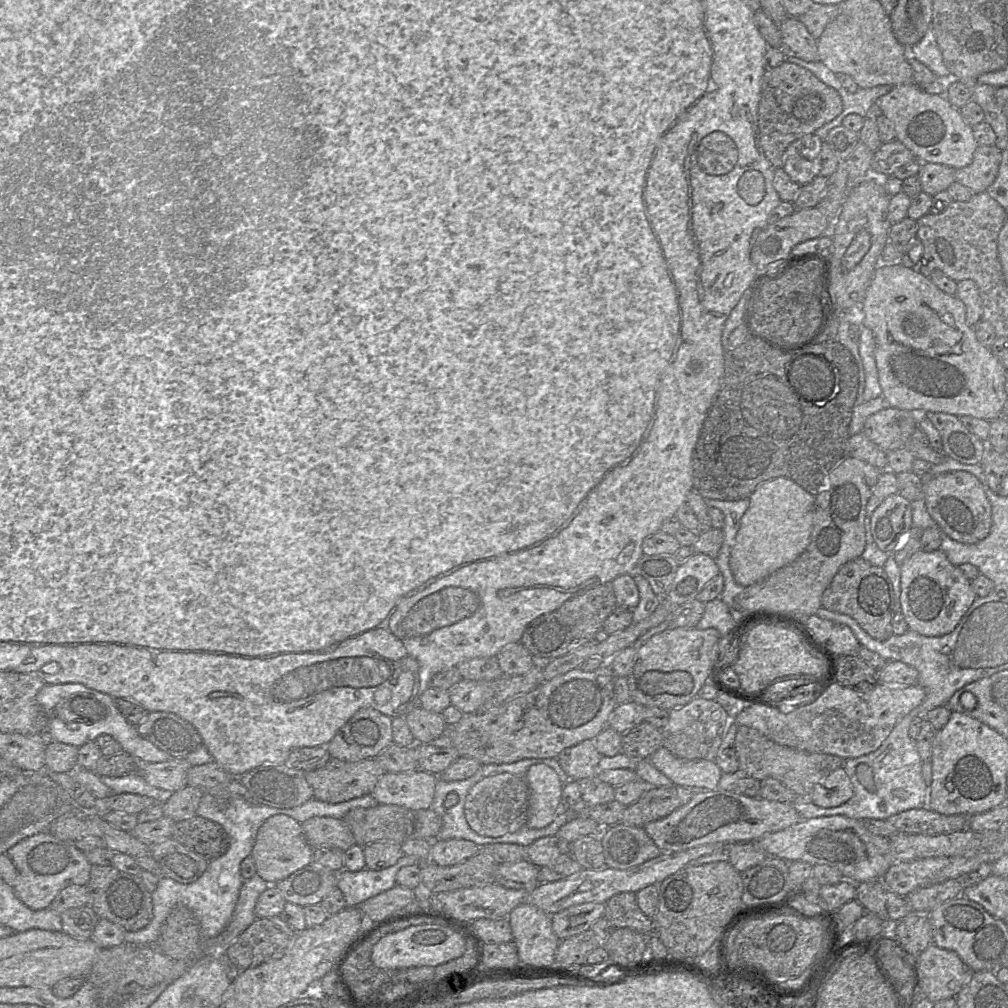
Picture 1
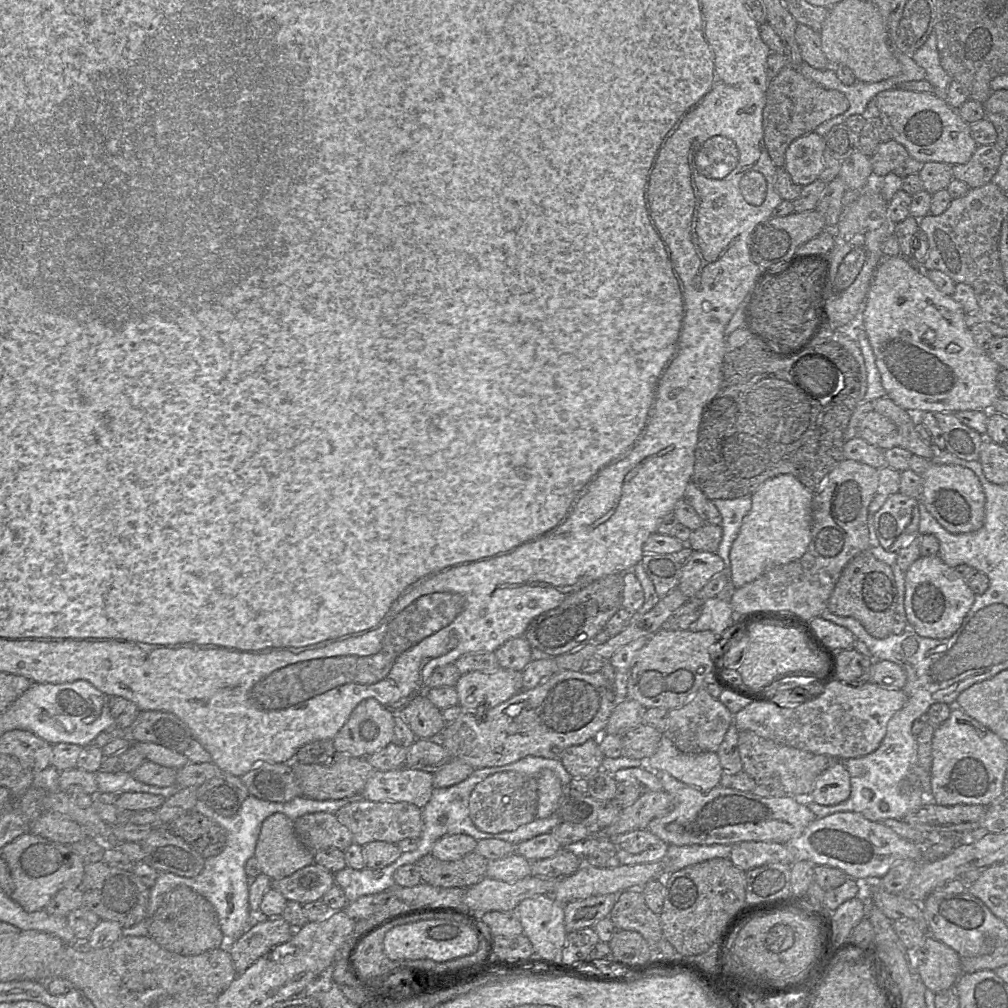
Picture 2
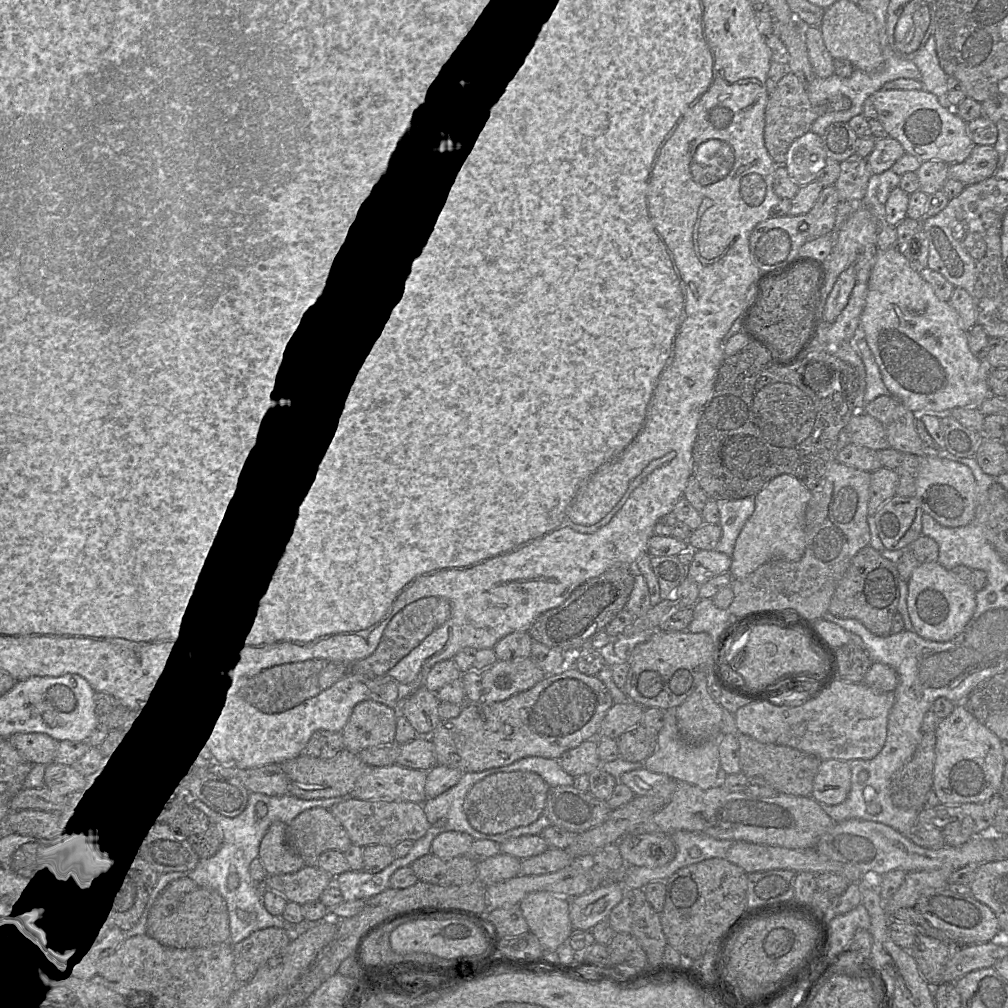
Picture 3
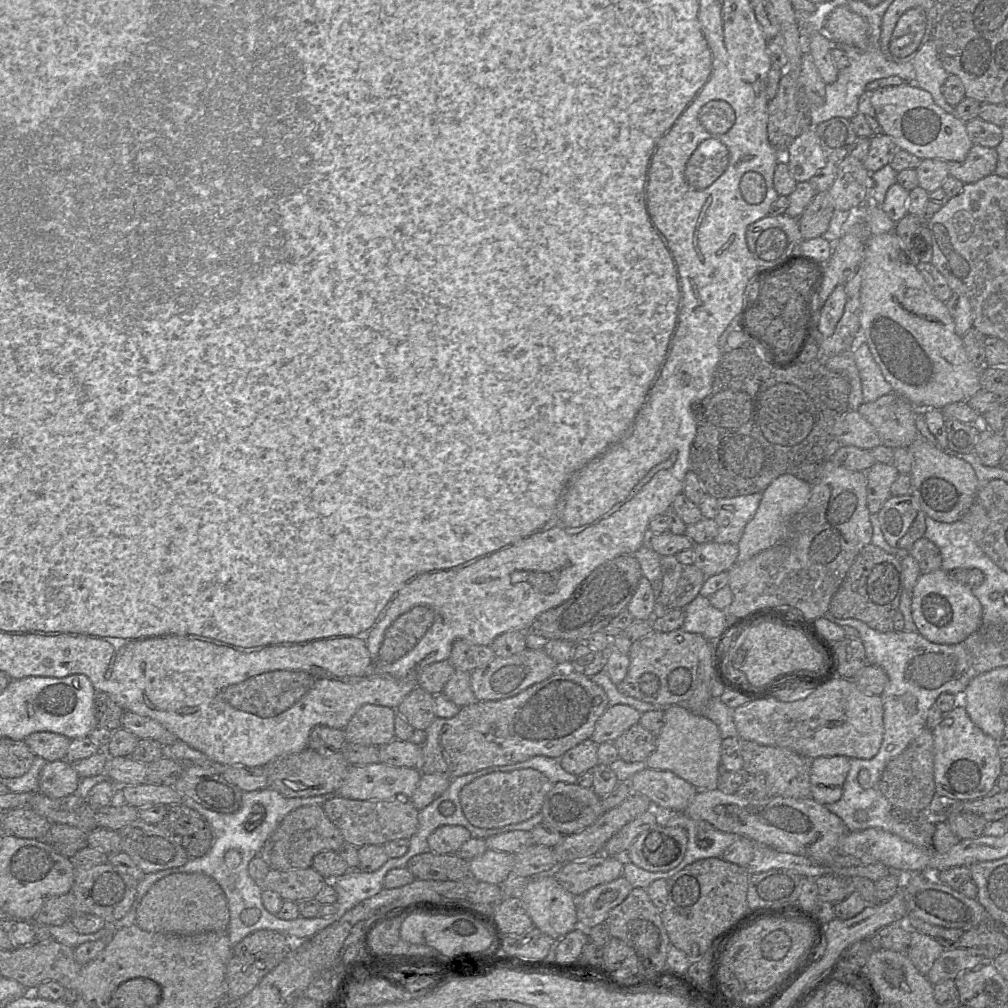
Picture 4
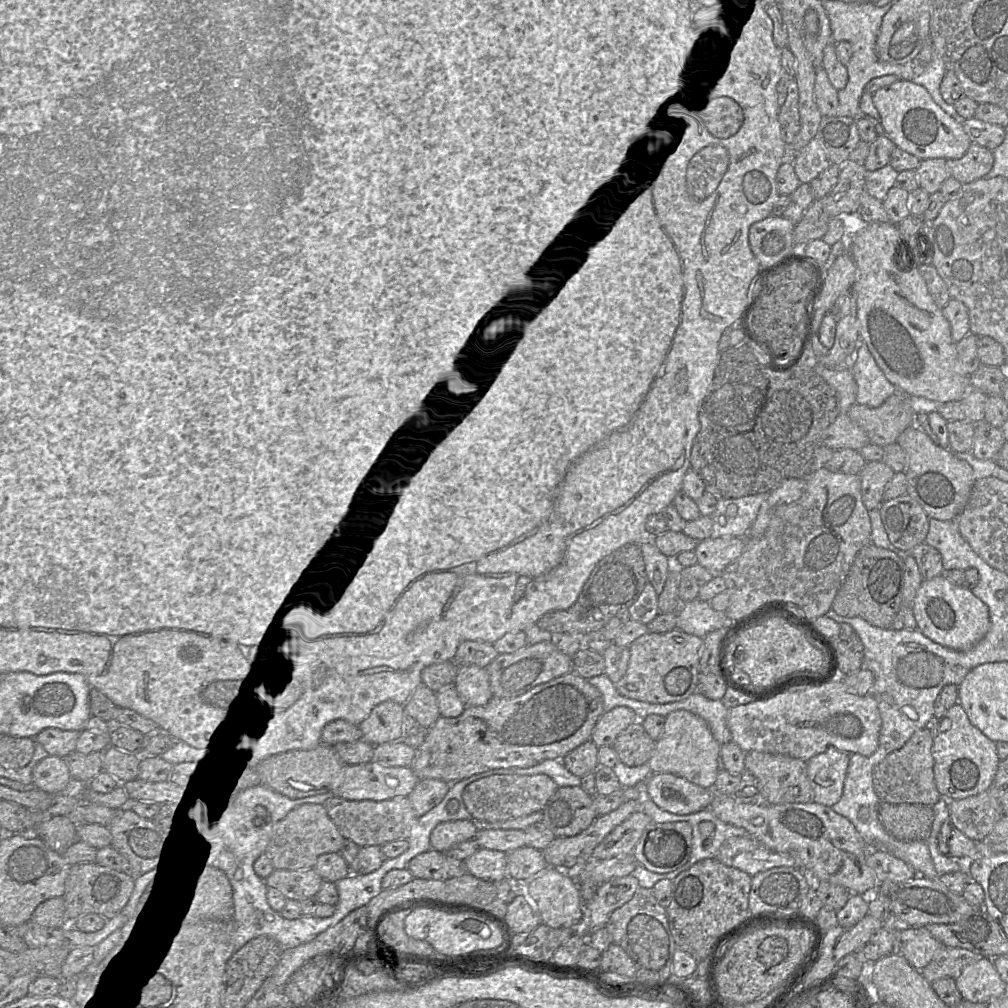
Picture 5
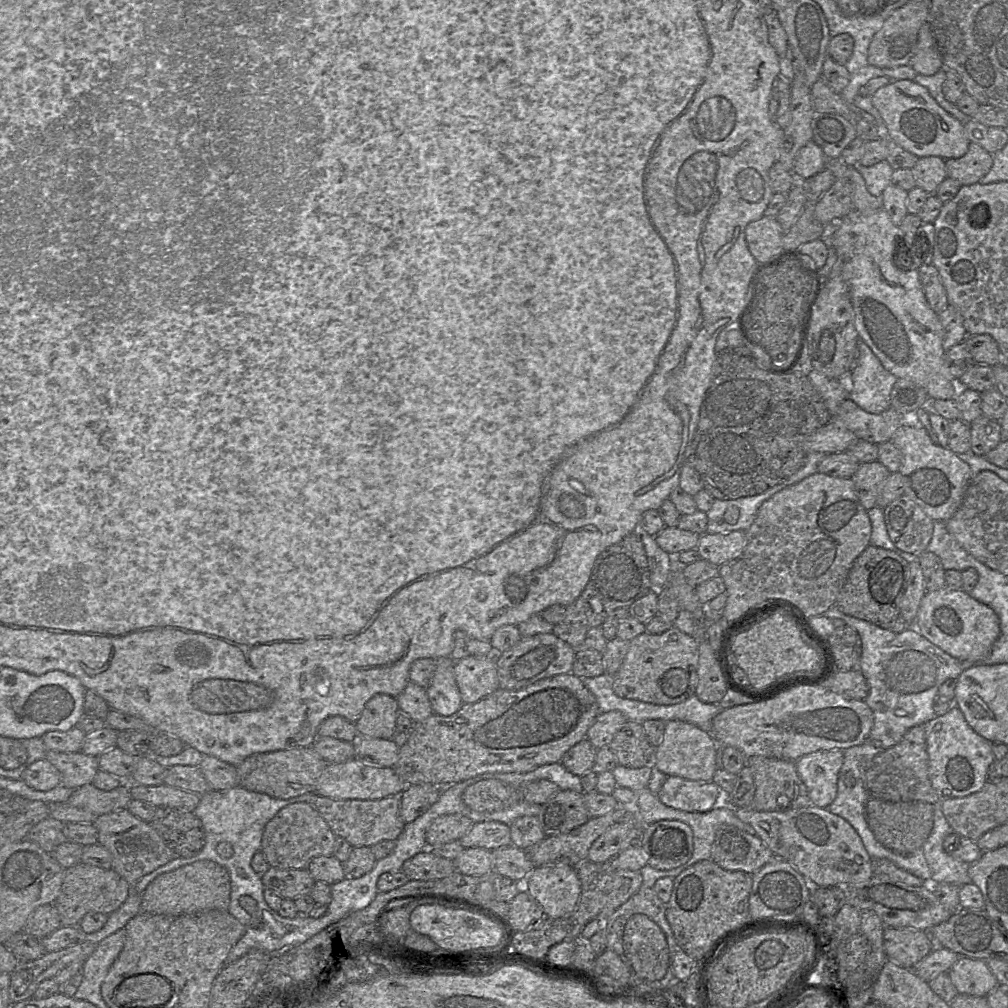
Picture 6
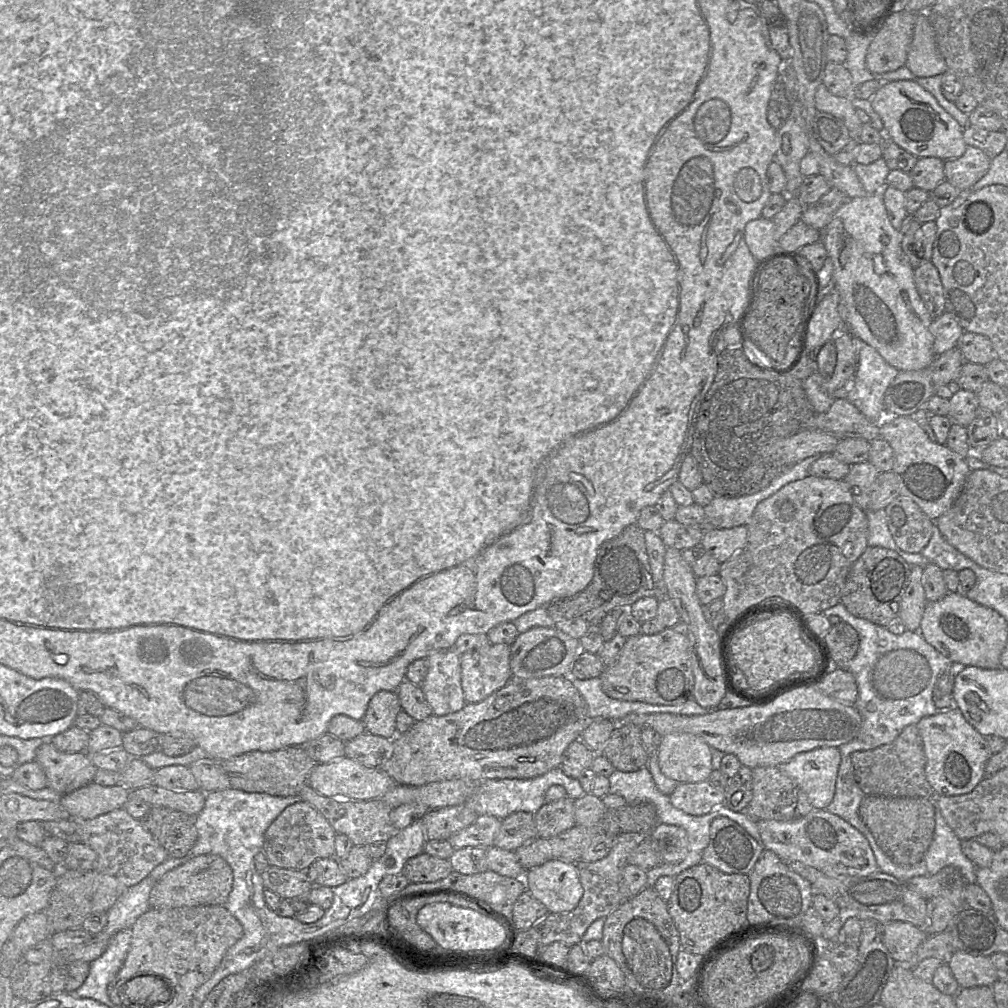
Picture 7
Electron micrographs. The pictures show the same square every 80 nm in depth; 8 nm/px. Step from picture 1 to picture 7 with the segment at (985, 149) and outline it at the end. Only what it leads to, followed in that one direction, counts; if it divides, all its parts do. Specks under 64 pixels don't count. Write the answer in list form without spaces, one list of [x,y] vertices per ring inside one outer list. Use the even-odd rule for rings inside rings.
[[[967,145],[962,156],[944,161],[945,180],[958,190],[971,189],[987,173],[990,163],[981,149]]]

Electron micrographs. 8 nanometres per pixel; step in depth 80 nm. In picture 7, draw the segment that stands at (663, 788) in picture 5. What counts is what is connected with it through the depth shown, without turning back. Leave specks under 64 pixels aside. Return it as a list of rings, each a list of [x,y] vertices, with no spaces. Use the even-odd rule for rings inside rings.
[[[709,781],[679,783],[669,798],[675,808],[700,816],[724,804],[725,788],[715,787]]]

